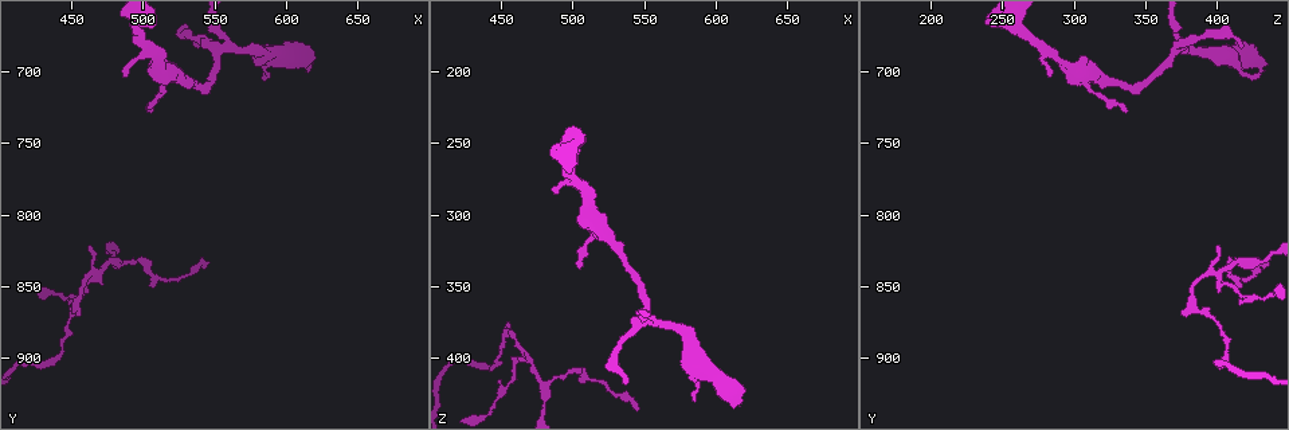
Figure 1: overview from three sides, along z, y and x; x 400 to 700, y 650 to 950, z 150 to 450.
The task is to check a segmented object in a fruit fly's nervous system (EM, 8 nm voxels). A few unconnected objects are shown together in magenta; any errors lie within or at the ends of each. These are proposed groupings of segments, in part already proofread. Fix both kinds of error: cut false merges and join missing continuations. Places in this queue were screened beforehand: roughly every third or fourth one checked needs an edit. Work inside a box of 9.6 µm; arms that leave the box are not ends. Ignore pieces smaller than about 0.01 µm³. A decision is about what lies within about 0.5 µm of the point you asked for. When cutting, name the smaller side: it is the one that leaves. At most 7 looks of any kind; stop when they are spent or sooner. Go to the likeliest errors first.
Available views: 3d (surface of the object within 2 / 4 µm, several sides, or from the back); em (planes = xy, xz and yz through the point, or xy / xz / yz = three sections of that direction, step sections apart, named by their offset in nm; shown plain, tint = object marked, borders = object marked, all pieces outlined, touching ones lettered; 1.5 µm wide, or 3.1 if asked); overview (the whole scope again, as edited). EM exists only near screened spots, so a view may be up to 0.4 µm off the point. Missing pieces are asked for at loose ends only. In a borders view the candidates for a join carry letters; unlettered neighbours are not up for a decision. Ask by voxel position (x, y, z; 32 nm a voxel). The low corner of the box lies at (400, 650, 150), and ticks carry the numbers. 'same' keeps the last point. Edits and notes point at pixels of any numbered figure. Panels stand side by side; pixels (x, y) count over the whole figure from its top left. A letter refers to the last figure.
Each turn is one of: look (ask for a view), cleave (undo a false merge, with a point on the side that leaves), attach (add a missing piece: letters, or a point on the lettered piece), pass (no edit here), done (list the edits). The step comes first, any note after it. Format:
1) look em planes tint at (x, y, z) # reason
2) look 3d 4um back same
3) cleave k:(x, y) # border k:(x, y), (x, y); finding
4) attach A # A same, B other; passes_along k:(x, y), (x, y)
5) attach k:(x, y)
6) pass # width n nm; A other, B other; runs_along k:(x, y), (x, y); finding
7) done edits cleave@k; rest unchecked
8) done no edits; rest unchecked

look 3d 2um at (618, 700, 430)

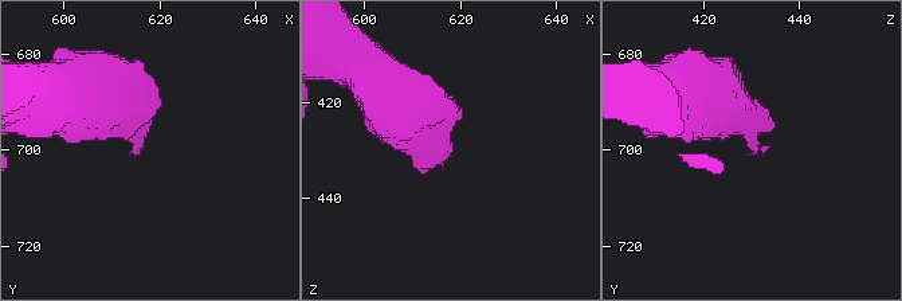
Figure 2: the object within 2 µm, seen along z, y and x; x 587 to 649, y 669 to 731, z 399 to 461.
look em xz step 4 borders at (615, 701, 433) # now the EM

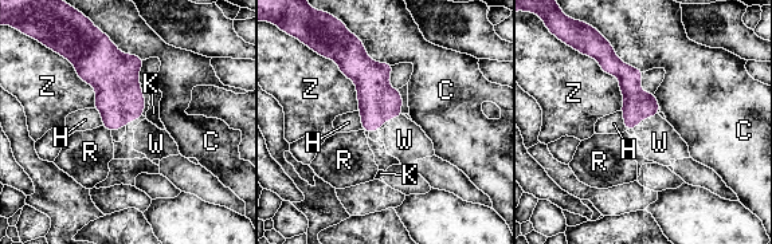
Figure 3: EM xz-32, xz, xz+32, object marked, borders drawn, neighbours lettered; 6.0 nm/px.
attach W # C other, H other, K other, R other, W same, Z other; the neuron continues

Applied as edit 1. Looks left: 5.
look overview

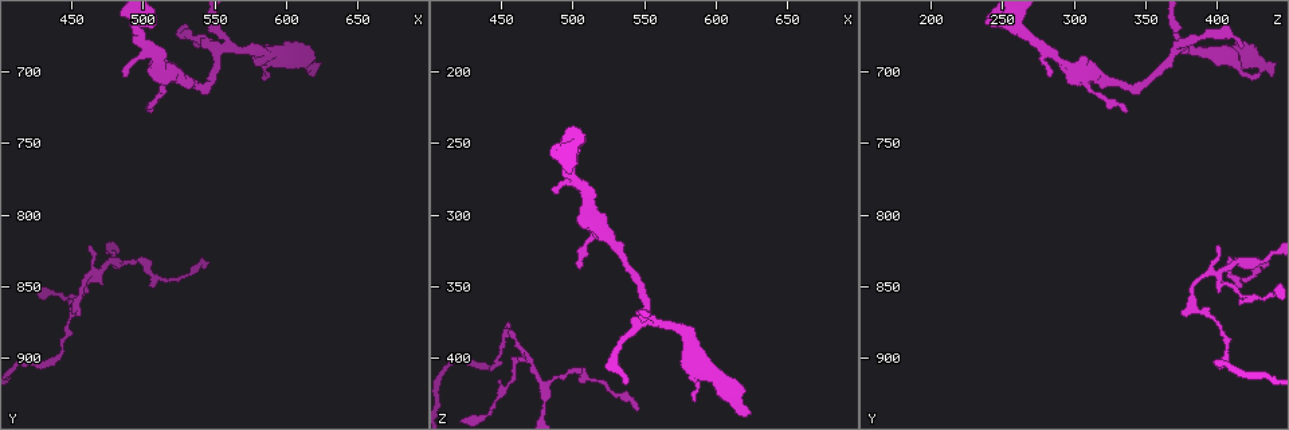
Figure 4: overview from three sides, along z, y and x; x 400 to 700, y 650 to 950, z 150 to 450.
look 3d 4um at (480, 832, 436) # two arms in line, one across

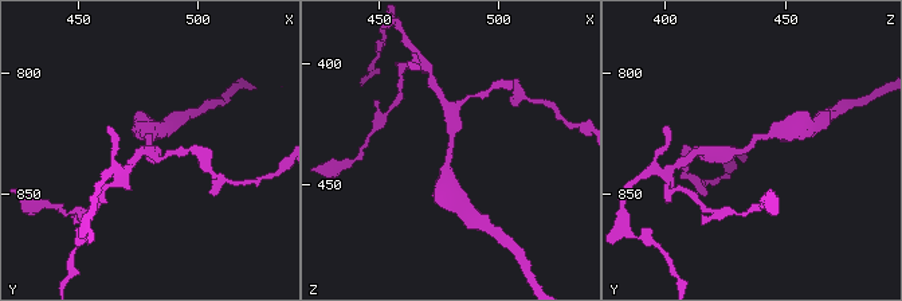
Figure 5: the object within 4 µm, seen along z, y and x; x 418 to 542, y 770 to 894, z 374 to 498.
look em xz step 8 tint at (480, 831, 434) # arms 3; need the tissue

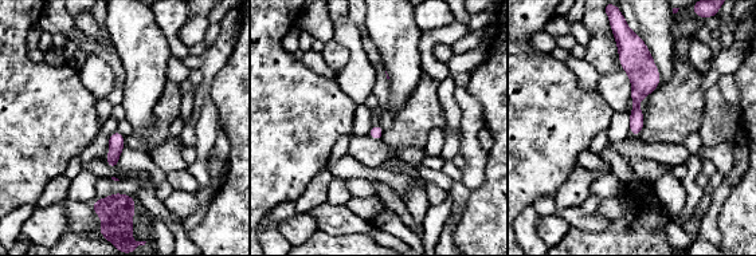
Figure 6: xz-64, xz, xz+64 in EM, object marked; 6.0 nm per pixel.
look em planes borders same

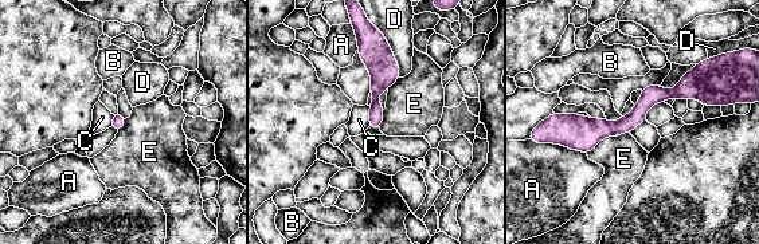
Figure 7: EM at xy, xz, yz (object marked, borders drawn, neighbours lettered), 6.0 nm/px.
pass # longest_contact D 380 nm; A other, B other, C other, D other, E other; border 7:(370, 106), (370, 124), (367, 126); all the same neuron

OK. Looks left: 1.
done edits attach@3; rest unchecked

